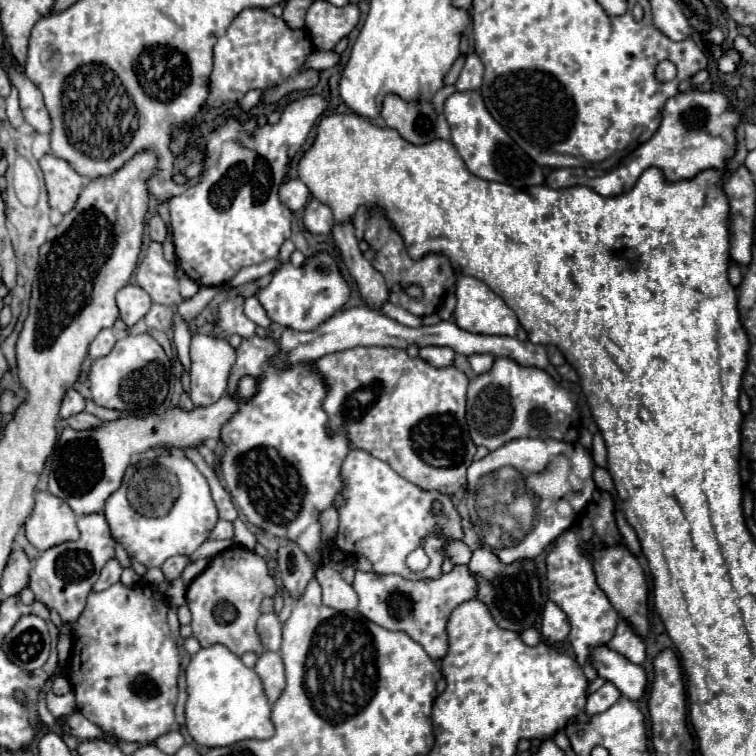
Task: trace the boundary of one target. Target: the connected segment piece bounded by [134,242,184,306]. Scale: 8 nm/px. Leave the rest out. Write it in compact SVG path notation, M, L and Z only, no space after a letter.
M150 242L150 248L146 250L144 258L140 260L134 282L144 288L154 304L180 304L184 298L178 292L178 280L176 280L176 264L168 262L162 254L162 244Z

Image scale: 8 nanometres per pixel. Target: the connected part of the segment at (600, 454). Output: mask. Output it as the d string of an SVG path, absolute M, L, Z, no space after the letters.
M592 440L592 458L596 466L606 468L606 446L602 440Z

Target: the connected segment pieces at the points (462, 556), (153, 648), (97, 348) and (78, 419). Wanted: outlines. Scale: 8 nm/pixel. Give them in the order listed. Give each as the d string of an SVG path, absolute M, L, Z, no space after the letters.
M454 540L454 542L448 542L448 546L446 546L446 556L448 556L454 564L468 564L472 552L470 552L470 548L468 548L464 542Z
M118 582L104 592L98 594L90 592L82 616L72 624L74 634L72 654L78 654L74 662L80 668L80 672L72 676L76 708L92 724L102 728L108 736L116 736L126 742L148 744L160 738L162 734L180 728L174 720L180 654L170 636L166 614L168 614L166 596L160 594L156 588L152 586L126 588L124 584Z
M102 330L102 332L90 342L90 346L88 346L88 356L90 356L92 360L102 358L102 356L110 354L110 350L114 348L114 344L116 344L116 338L114 338L112 330Z
M80 412L80 414L72 416L72 418L68 418L68 426L74 428L74 430L90 430L90 428L98 428L102 424L104 424L104 420L92 416L88 412Z

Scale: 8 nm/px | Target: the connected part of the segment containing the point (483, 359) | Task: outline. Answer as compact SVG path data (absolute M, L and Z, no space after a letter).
M472 354L472 356L468 356L468 362L470 362L474 374L484 374L484 372L488 372L488 370L492 368L494 360L496 360L494 354Z

